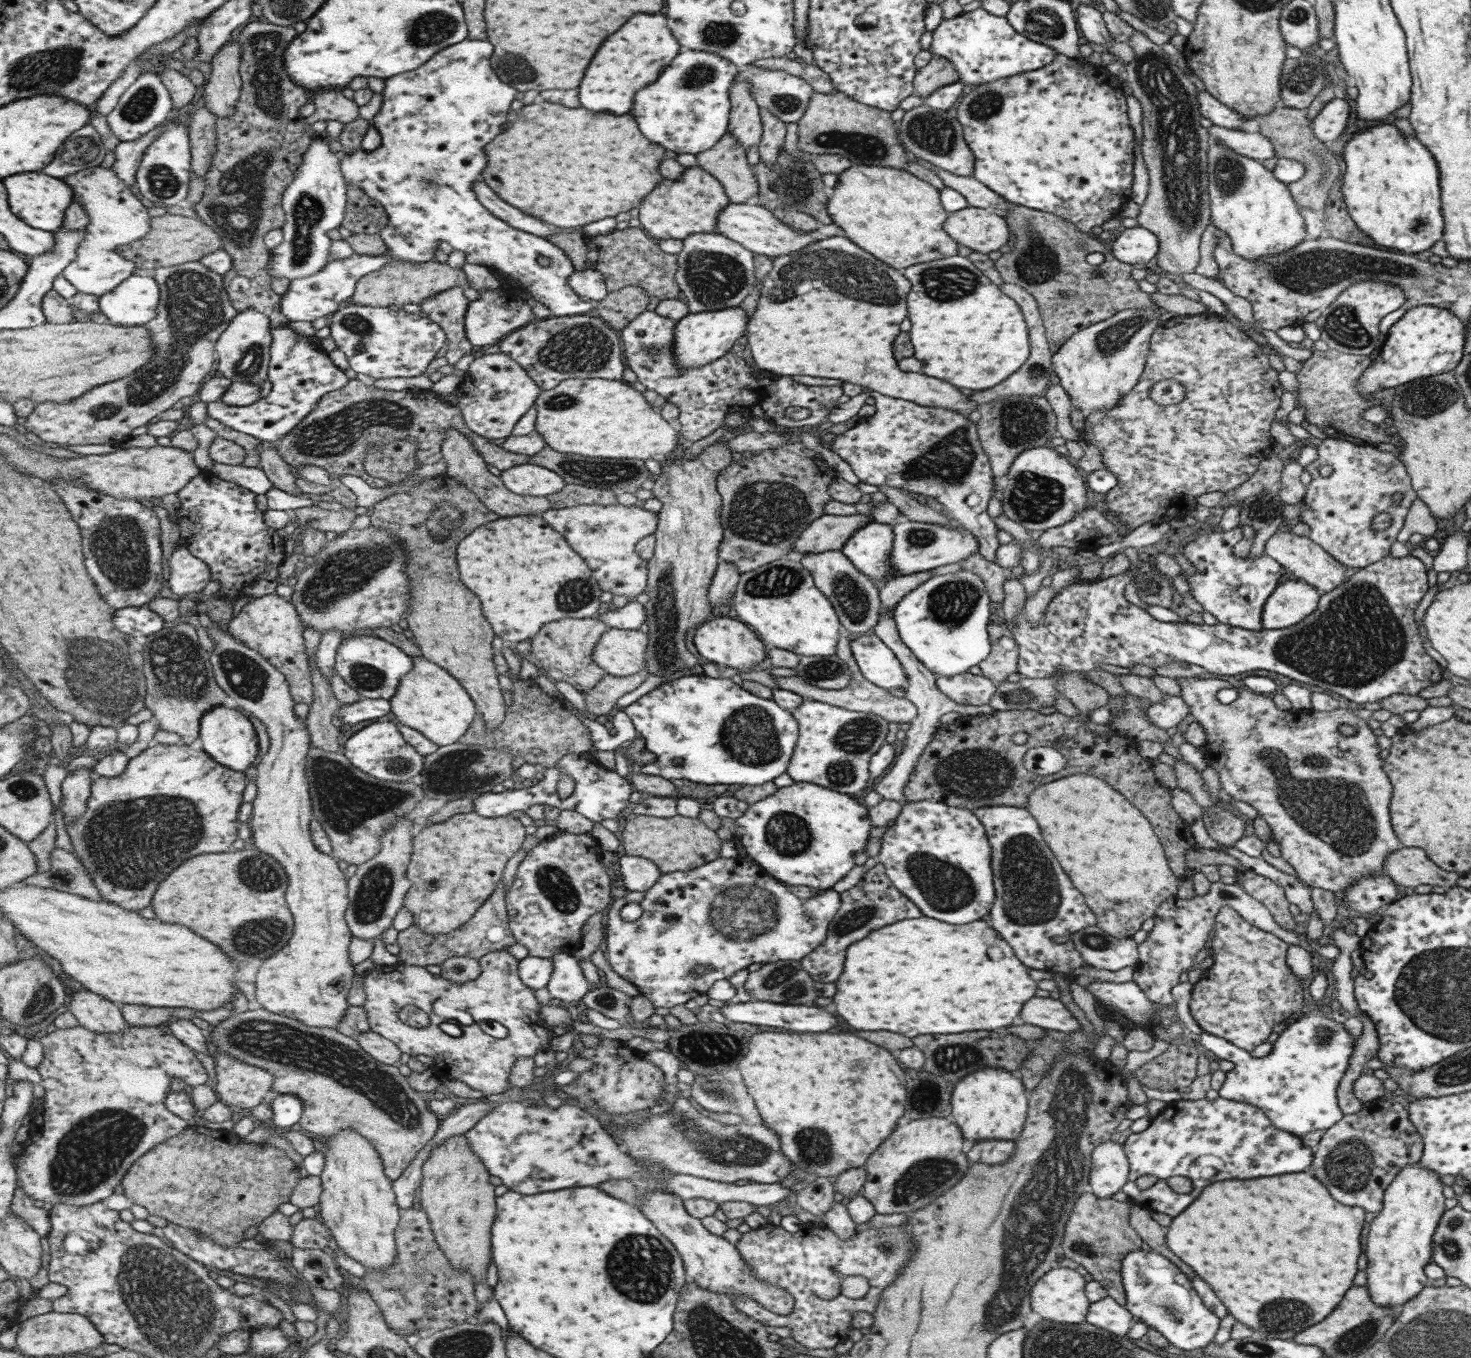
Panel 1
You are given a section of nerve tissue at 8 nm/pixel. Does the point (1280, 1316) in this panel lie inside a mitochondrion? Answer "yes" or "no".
yes

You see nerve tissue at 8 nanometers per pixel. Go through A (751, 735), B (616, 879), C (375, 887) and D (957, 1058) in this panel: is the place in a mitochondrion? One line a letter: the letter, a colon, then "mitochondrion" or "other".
A: mitochondrion
B: other
C: mitochondrion
D: mitochondrion

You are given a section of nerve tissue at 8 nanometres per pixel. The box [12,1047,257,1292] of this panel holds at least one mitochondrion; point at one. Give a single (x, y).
(95, 1147)

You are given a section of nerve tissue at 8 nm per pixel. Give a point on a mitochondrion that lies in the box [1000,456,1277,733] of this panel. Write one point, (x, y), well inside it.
(1034, 497)

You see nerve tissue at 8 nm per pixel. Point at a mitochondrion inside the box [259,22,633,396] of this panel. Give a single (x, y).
(582, 347)

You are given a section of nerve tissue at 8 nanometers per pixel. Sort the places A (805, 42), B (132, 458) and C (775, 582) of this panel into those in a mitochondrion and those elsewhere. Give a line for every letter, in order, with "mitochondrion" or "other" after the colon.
A: other
B: other
C: mitochondrion

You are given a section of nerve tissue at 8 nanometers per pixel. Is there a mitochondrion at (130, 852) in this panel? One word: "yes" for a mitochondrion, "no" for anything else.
yes

